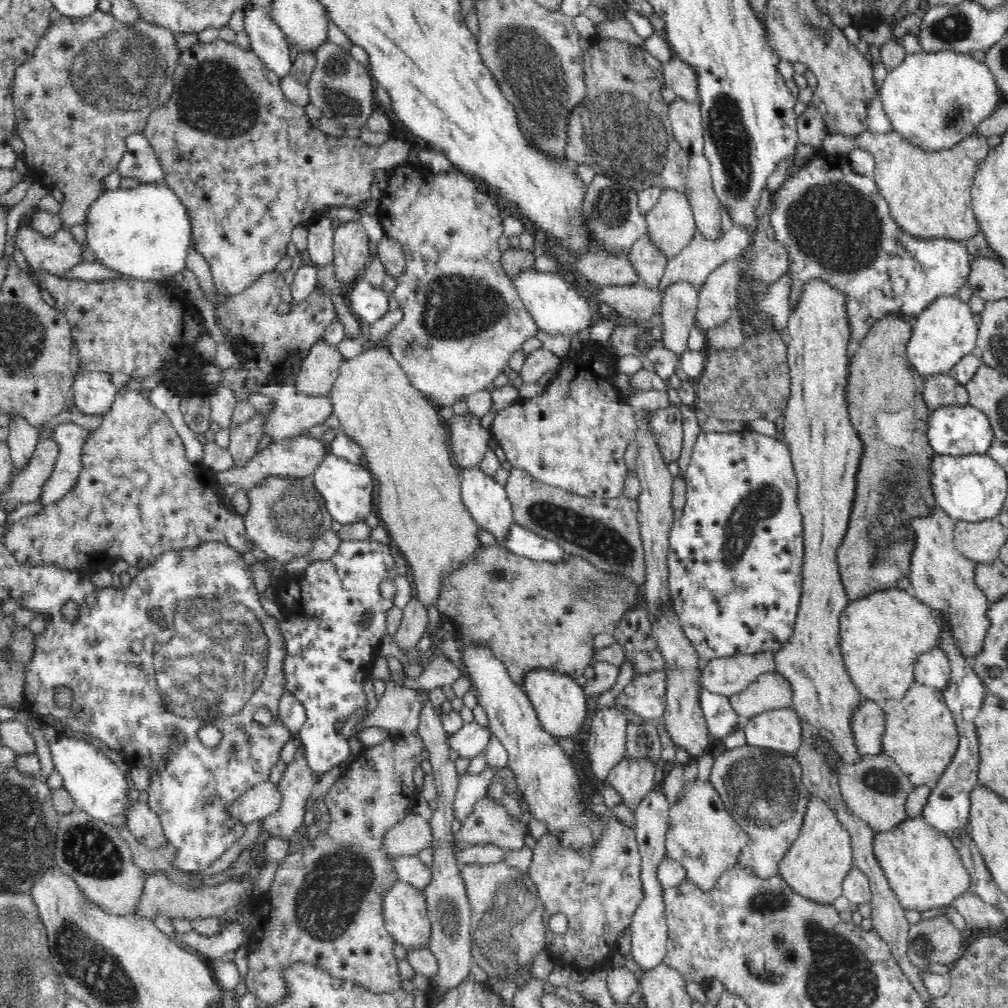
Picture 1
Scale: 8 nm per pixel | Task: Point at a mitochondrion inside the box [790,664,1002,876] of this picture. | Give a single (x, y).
(880, 780)

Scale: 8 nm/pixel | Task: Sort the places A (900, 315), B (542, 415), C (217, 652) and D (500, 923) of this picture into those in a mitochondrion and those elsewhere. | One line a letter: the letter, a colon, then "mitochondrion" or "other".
A: other
B: other
C: mitochondrion
D: mitochondrion

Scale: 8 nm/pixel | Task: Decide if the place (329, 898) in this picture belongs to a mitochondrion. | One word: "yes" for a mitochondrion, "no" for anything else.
yes

